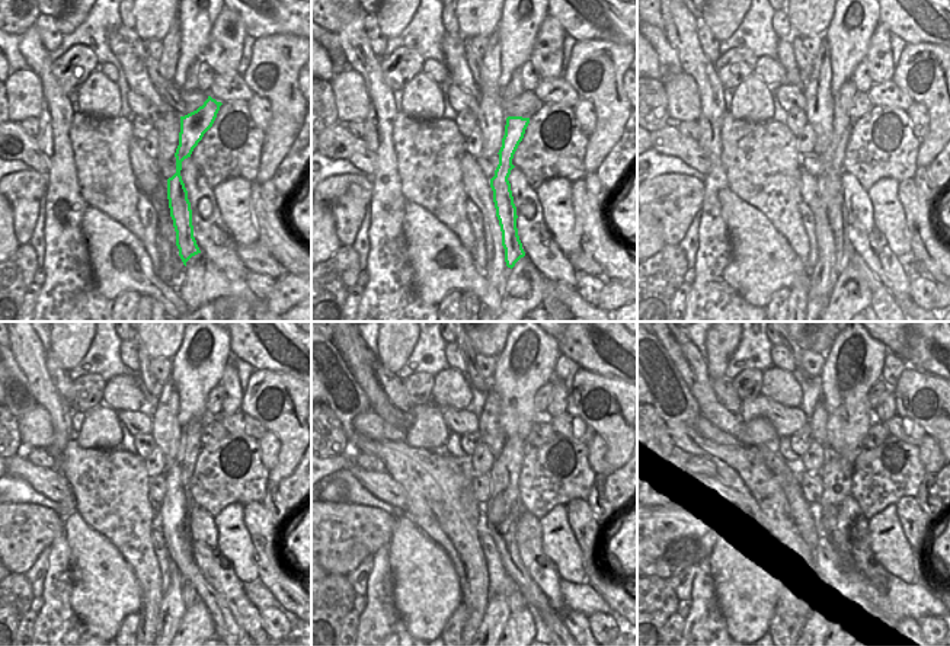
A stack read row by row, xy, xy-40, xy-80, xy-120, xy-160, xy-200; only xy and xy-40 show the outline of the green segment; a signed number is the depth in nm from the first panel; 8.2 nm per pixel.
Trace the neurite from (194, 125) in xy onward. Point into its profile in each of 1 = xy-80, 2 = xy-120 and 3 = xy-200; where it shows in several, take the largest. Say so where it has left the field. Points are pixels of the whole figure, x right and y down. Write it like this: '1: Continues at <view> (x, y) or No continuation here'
1: Continues at xy-80 (828, 186)
2: Continues at xy-120 (173, 509)
3: Continues at xy-200 (835, 476)

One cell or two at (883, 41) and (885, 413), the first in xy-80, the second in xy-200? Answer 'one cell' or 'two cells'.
one cell

